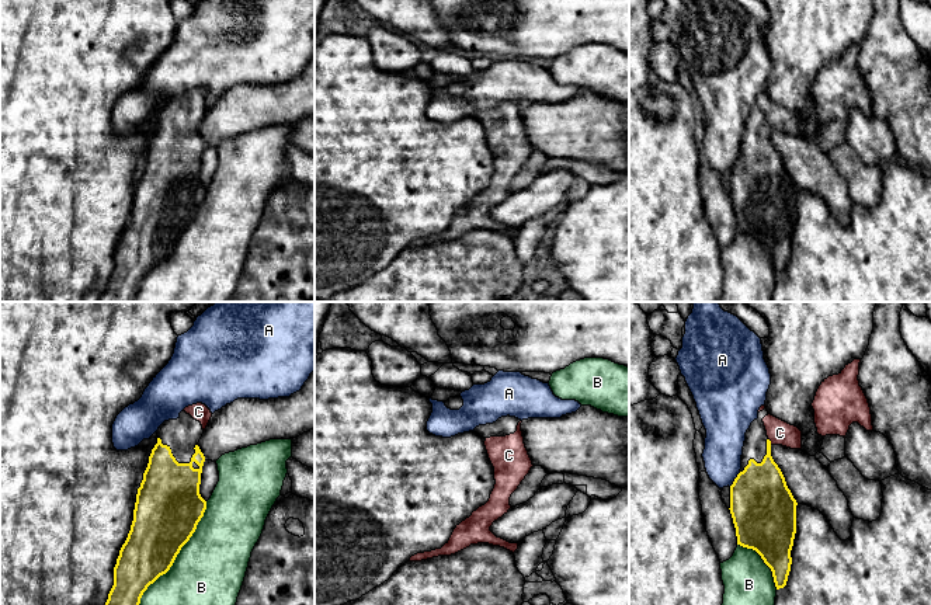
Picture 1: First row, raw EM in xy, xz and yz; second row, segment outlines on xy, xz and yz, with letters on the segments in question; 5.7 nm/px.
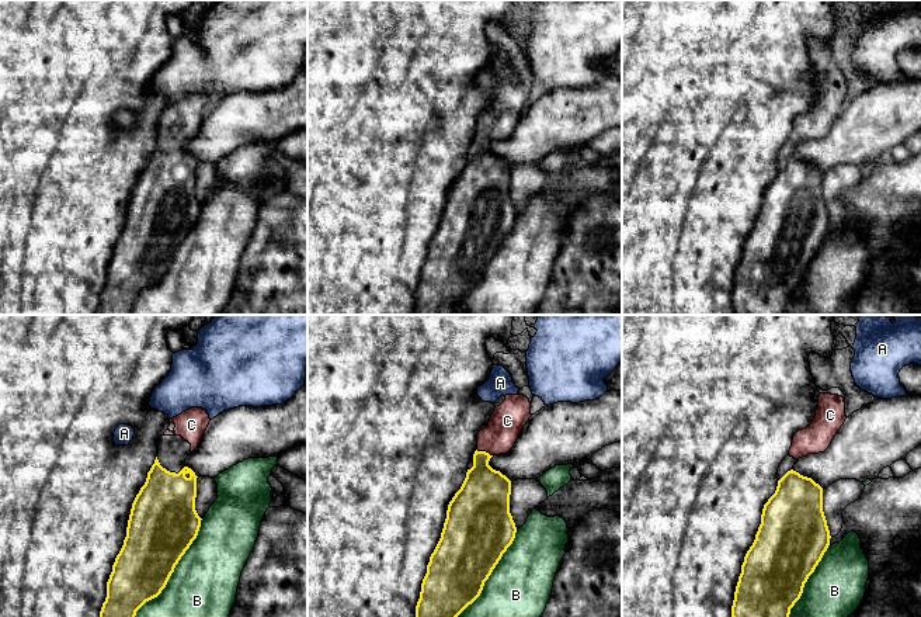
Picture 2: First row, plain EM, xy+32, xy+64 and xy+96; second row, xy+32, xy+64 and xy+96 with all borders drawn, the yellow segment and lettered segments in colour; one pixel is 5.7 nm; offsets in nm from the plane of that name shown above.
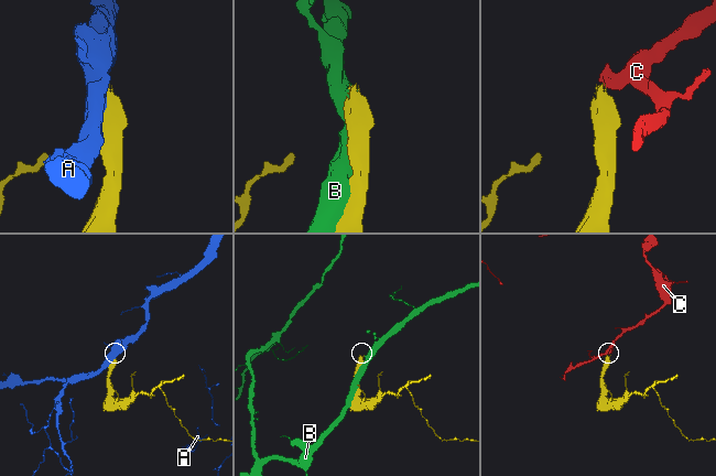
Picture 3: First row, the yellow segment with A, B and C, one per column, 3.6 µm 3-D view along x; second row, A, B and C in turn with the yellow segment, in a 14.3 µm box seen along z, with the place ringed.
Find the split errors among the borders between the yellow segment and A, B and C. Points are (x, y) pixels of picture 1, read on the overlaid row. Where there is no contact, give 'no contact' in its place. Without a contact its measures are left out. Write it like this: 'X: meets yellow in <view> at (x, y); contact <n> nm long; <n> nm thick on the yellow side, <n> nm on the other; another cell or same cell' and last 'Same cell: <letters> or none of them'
A: meets yellow in yz at (735, 479); contact 110 nm long; 360 nm thick on the yellow side, 220 nm on the other; another cell
B: meets yellow in xy at (177, 553); contact 700 nm long; 380 nm thick on the yellow side, 400 nm on the other; another cell
C: meets yellow in yz at (770, 441); contact 40 nm long; 240 nm thick on the yellow side, 140 nm on the other; same cell
Same cell: C

